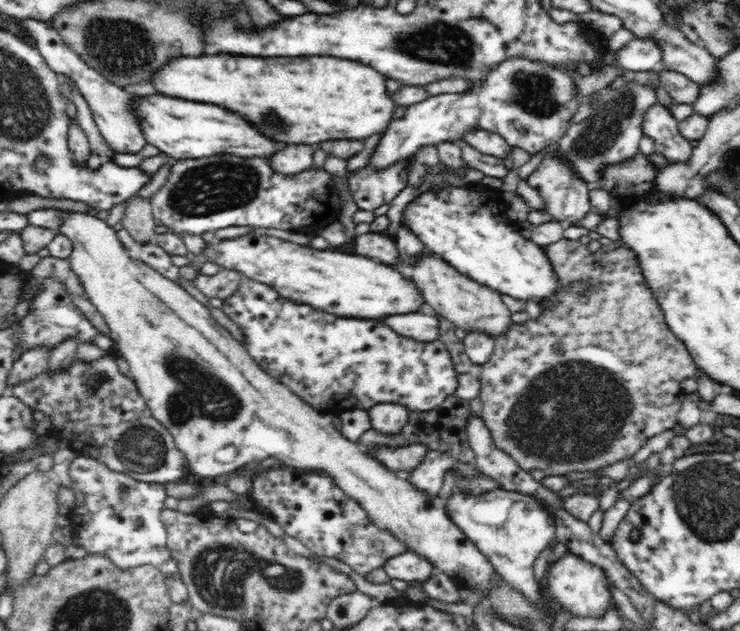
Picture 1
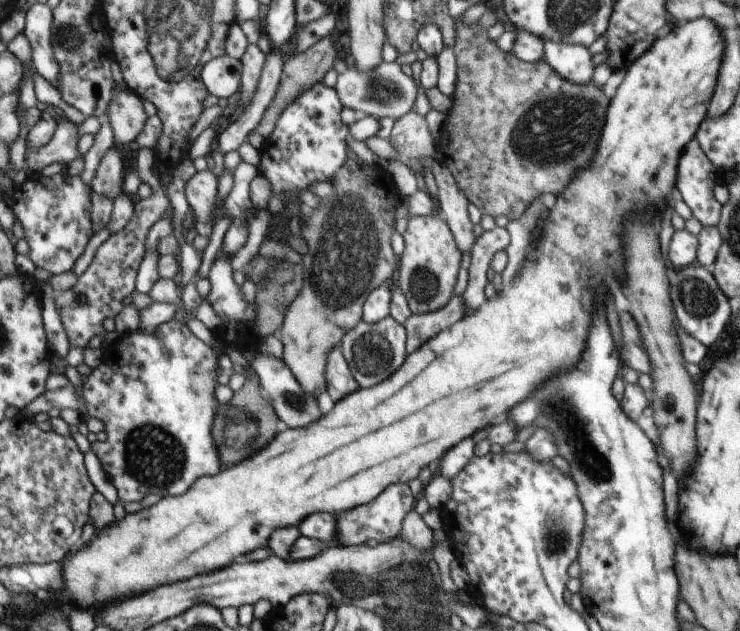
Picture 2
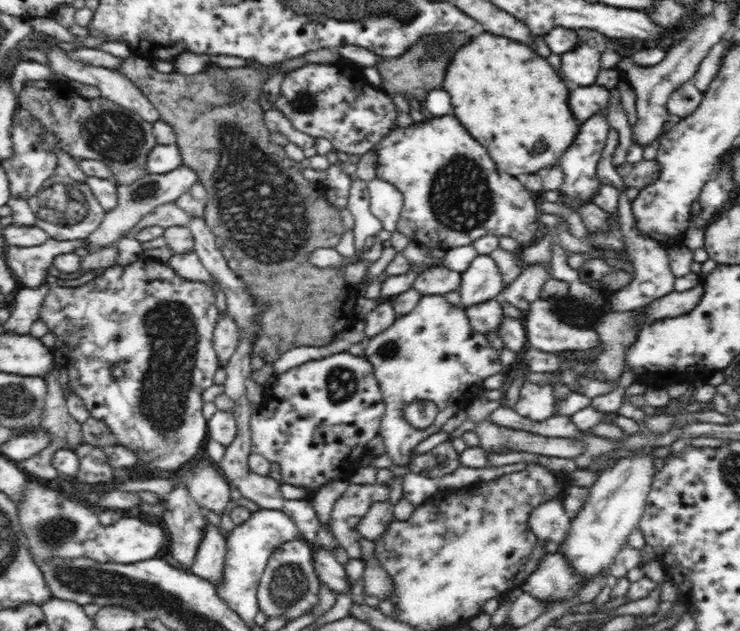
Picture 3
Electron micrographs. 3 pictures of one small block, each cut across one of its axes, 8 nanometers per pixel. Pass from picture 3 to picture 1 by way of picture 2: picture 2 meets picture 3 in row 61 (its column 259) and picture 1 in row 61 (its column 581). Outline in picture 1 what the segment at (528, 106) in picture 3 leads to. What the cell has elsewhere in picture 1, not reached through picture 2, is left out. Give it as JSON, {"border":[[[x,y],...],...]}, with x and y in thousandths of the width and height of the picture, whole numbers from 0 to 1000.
{"border":[[[251,89],[224,101],[208,120],[208,136],[222,152],[305,168],[343,193],[362,219],[395,228],[492,222],[514,214],[524,203],[535,174],[516,117],[489,98],[449,89]]]}

